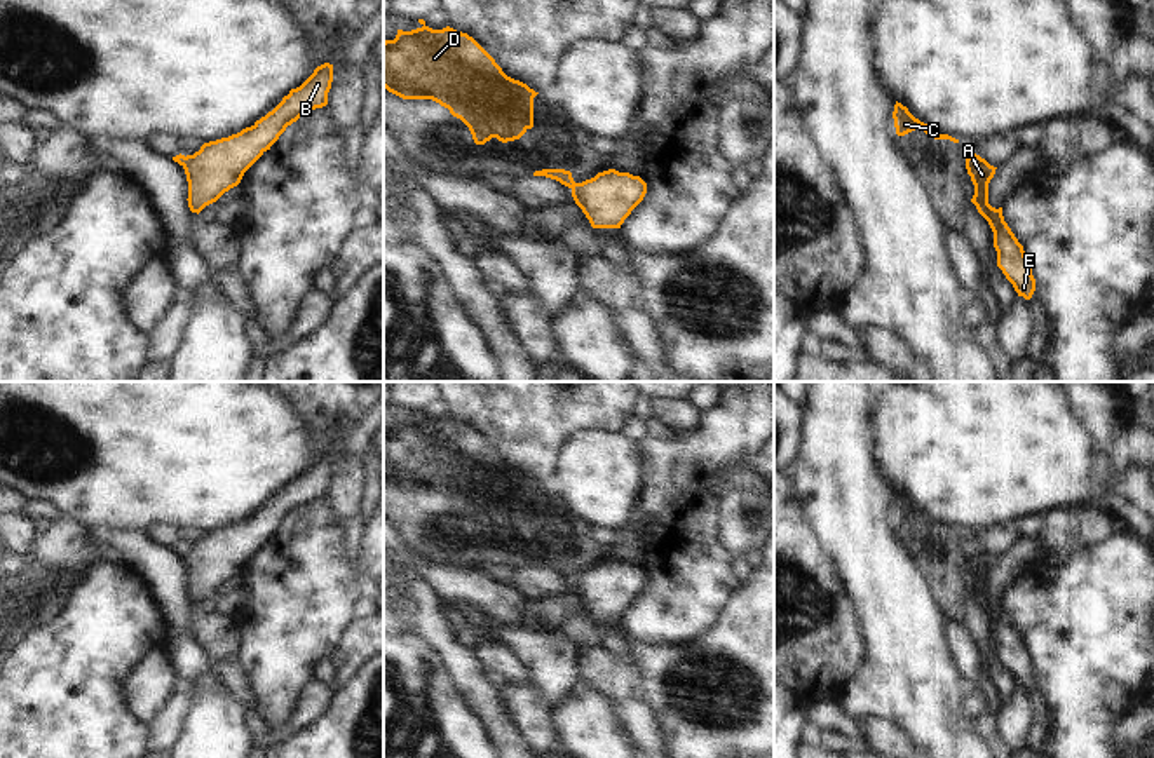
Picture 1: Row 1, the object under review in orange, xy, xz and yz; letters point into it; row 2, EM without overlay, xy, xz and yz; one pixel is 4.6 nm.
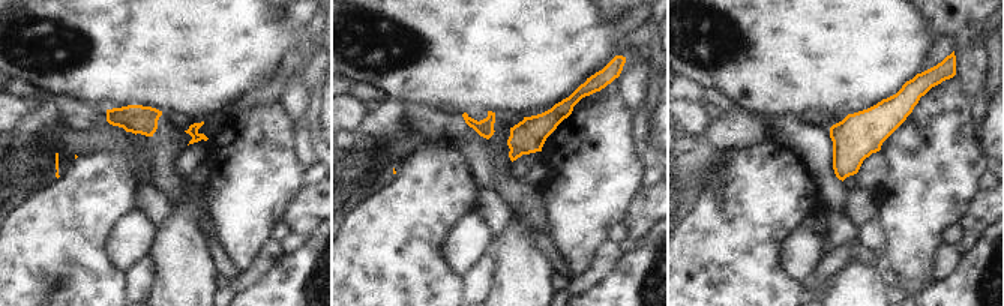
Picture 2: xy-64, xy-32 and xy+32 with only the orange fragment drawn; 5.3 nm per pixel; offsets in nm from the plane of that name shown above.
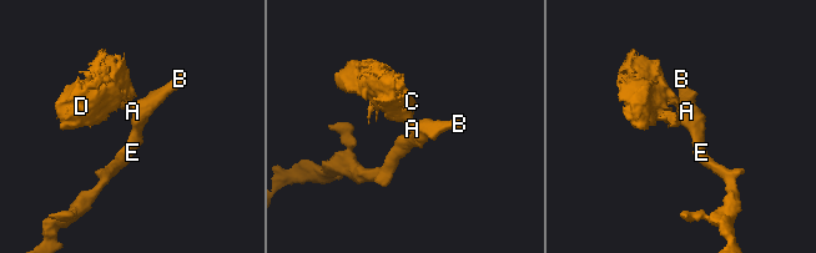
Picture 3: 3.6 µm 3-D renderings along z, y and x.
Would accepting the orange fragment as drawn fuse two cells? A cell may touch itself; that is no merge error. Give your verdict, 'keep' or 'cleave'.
cleave

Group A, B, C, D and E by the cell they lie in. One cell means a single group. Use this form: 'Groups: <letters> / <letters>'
Groups: A B E / C D

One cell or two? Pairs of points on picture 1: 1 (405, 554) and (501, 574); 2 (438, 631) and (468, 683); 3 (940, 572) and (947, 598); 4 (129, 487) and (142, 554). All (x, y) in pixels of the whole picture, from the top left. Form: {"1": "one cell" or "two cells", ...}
{"1": "two cells", "2": "one cell", "3": "one cell", "4": "two cells"}

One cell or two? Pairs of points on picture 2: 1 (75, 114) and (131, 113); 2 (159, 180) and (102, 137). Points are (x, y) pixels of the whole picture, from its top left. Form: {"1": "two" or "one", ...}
{"1": "two", "2": "one"}

